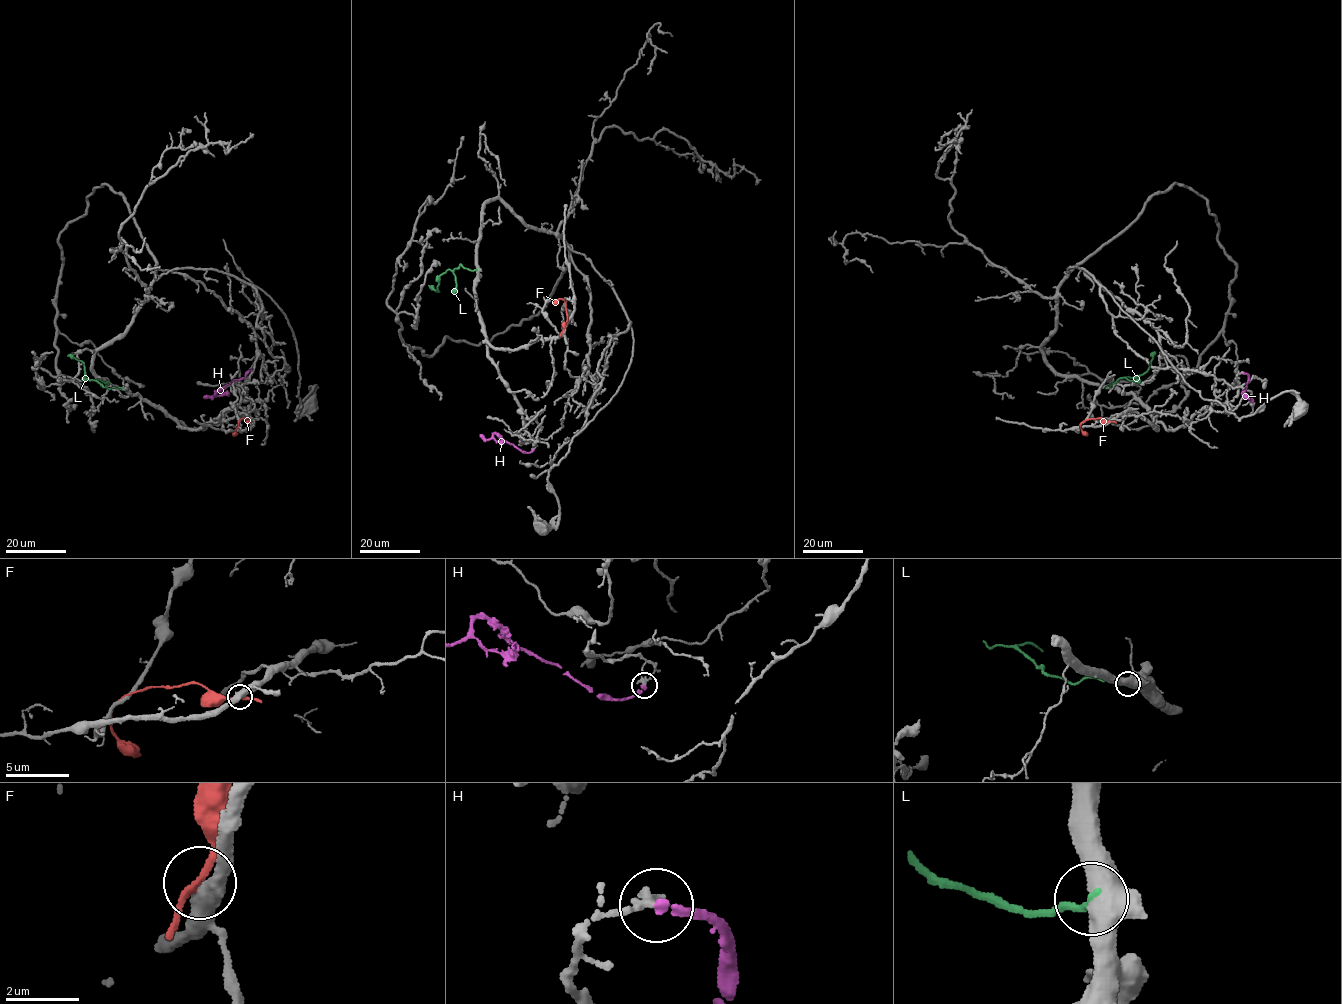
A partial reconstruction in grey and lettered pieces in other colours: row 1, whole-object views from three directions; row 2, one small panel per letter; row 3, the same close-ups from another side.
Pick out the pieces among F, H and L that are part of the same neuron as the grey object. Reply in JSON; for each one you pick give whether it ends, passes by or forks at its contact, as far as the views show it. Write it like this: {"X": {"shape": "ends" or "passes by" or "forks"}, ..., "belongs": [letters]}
{"belongs": []}

